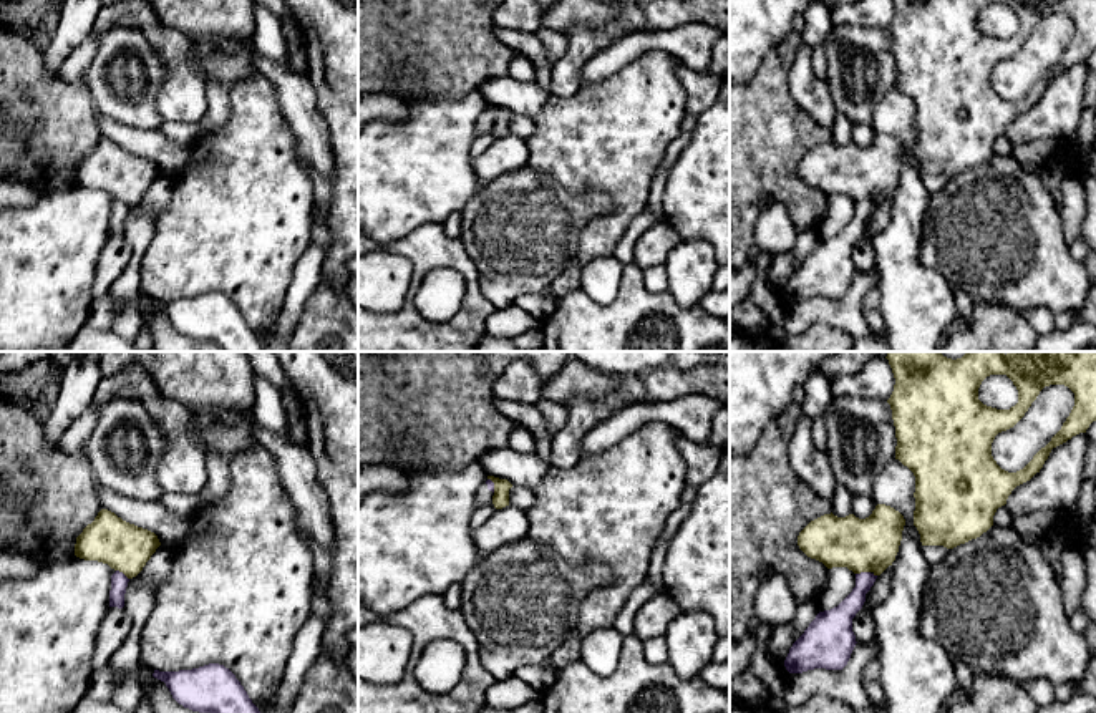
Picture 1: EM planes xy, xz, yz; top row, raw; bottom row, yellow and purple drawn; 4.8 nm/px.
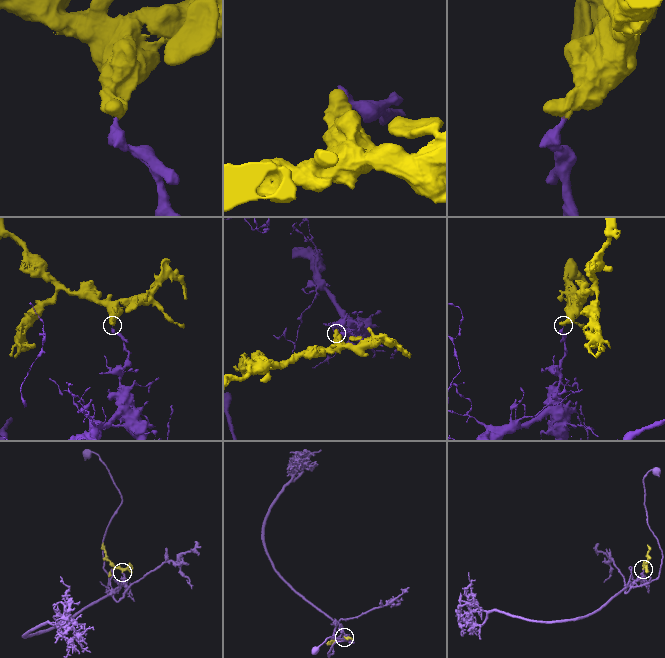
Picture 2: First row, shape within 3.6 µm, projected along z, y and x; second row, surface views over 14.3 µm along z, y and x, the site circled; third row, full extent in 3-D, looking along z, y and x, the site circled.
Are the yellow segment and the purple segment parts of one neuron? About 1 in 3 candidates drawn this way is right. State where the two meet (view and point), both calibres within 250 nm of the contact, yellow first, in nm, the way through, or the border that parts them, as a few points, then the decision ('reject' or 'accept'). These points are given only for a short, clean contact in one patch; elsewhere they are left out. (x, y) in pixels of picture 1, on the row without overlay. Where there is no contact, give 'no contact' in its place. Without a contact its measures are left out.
contact yz (863, 199); calibres 260 and 110 nm; border yz (869, 199), (856, 203); reject

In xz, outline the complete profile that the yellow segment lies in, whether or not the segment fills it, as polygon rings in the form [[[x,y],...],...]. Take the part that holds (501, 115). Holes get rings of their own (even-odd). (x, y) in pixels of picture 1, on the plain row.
[[[487,104],[494,111],[494,124],[492,124],[492,133],[496,138],[502,138],[509,134],[509,118],[512,113],[507,108],[499,108],[494,104]]]

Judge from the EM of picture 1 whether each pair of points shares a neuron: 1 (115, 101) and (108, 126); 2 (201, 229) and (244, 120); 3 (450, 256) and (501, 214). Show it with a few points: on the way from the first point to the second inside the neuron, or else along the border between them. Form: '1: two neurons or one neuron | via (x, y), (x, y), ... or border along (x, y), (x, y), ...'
1: two neurons | border along (95, 110), (131, 128), (148, 130)
2: one neuron | via (227, 203), (244, 186), (244, 146)
3: two neurons | border along (458, 237), (480, 279)

